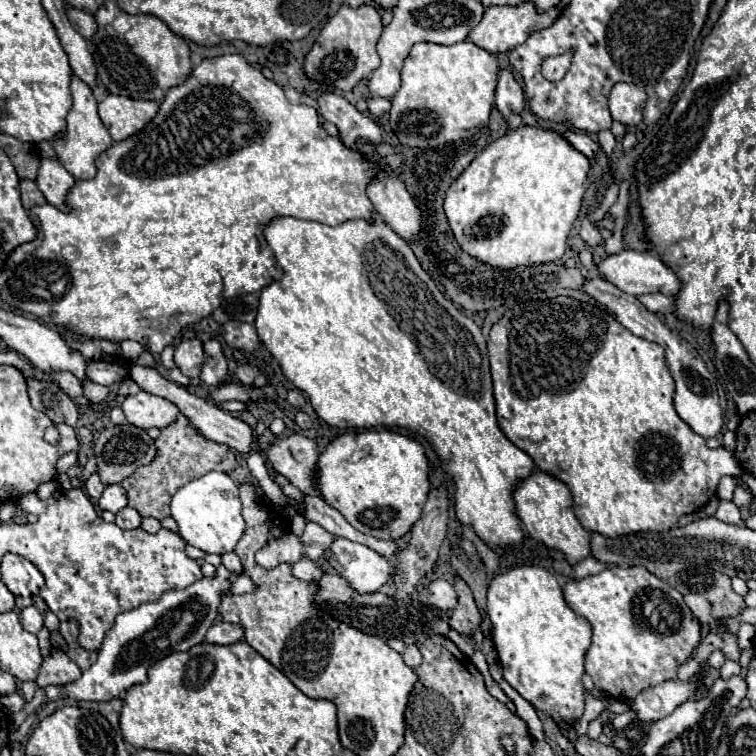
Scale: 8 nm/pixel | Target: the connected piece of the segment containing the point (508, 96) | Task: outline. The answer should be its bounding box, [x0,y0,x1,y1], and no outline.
[495,71,525,119]

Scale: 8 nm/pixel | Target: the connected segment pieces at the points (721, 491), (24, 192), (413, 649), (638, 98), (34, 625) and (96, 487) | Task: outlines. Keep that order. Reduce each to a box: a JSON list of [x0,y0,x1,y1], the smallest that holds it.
[[717,477,737,499],[19,179,45,209],[403,645,421,667],[609,83,647,125],[21,607,43,633],[85,471,105,499]]

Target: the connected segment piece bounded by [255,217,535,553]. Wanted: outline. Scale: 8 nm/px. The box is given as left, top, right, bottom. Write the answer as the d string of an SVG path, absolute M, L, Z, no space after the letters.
M275 217L269 221L269 225L263 231L267 245L271 247L277 265L283 269L283 277L271 281L267 287L261 289L259 293L259 307L257 307L257 317L255 317L255 327L257 335L267 347L267 351L273 355L273 359L279 363L283 375L301 391L307 393L313 409L321 419L325 419L331 427L339 429L349 429L349 427L361 427L361 429L371 429L371 427L403 427L411 429L413 433L421 433L433 449L437 451L439 459L443 461L443 469L447 471L449 479L455 485L455 513L463 525L471 525L473 531L479 535L479 539L491 547L495 553L503 553L503 549L517 545L523 539L523 531L519 527L519 519L515 517L515 505L511 499L513 487L525 479L533 469L533 459L515 447L505 433L497 425L495 417L495 399L493 399L493 383L491 383L491 369L489 369L489 359L487 359L487 341L479 329L479 325L463 315L445 295L439 291L435 281L423 271L421 263L413 255L409 243L393 233L381 217L375 217L375 221L365 221L365 219L349 219L337 227L329 227L323 223L315 221L303 221L295 217Z

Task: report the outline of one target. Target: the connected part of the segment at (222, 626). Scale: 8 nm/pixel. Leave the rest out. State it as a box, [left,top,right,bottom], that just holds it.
[205,621,243,645]

